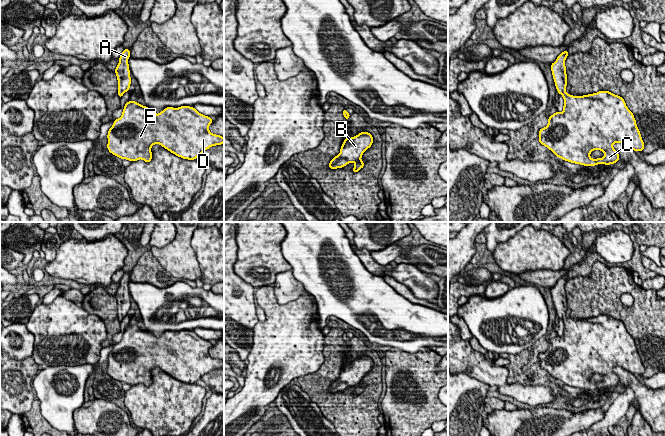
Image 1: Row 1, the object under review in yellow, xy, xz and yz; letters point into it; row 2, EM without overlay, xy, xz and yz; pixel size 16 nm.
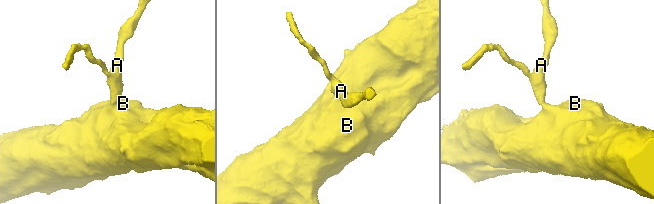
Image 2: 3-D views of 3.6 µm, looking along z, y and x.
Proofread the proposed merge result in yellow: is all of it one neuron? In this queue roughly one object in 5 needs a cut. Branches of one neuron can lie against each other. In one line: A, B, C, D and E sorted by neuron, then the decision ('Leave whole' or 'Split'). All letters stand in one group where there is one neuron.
Groups: A B C D E. Leave whole

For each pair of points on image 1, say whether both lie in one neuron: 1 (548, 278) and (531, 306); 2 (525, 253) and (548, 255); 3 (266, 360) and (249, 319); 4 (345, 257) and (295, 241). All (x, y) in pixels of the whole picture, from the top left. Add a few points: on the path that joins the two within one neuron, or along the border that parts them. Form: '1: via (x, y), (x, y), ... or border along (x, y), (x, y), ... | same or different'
1: border along (527, 283), (534, 285) | different
2: via (531, 253), (542, 253) | same
3: border along (259, 321), (252, 327) | different
4: via (333, 257), (319, 256), (307, 244) | same

